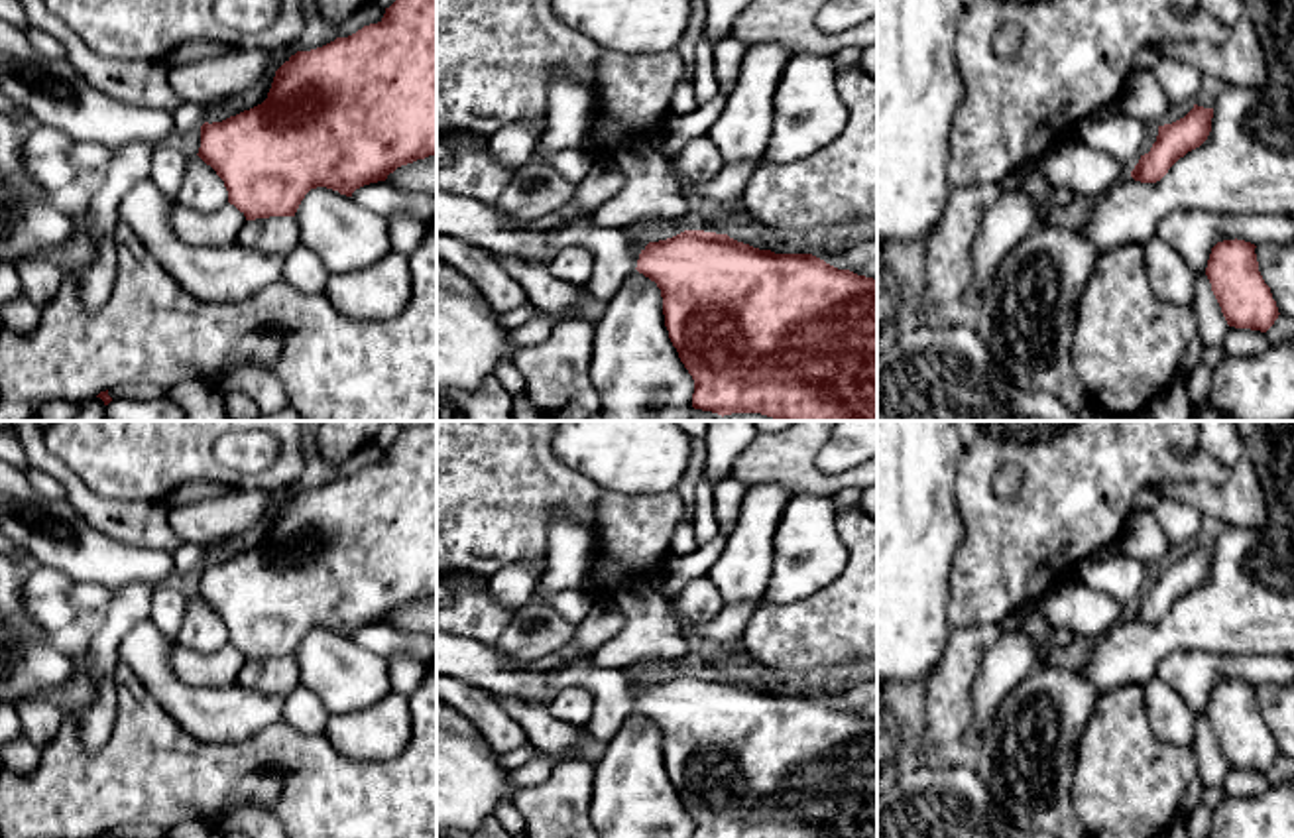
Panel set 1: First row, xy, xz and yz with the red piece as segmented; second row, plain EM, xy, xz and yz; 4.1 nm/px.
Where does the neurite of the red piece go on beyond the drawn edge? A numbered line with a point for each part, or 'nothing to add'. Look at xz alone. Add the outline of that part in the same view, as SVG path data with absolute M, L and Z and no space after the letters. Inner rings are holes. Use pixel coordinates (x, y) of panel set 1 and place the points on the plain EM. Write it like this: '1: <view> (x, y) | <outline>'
1: xz (614, 693) | M437 629L437 677L442 675L494 696L515 696L543 706L564 688L586 688L594 698L586 728L606 744L635 712L641 685L631 681L623 669L600 667L590 659L533 671L529 665L503 659L490 643Z

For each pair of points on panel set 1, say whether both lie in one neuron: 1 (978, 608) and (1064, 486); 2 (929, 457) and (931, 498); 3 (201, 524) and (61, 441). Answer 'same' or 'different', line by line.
1: same
2: same
3: different

